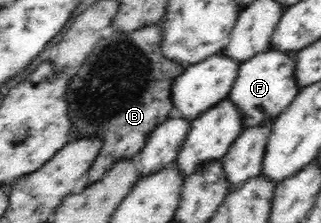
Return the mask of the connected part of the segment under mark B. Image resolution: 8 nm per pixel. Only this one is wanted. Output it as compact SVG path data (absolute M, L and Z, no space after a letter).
M160 23L132 32L110 31L100 39L80 67L73 71L66 90L69 117L72 121L72 139L97 136L102 141L101 149L80 184L80 187L94 184L116 162L132 157L146 144L150 133L173 115L171 87L174 80L184 73L185 66L166 58L161 51L163 34Z

